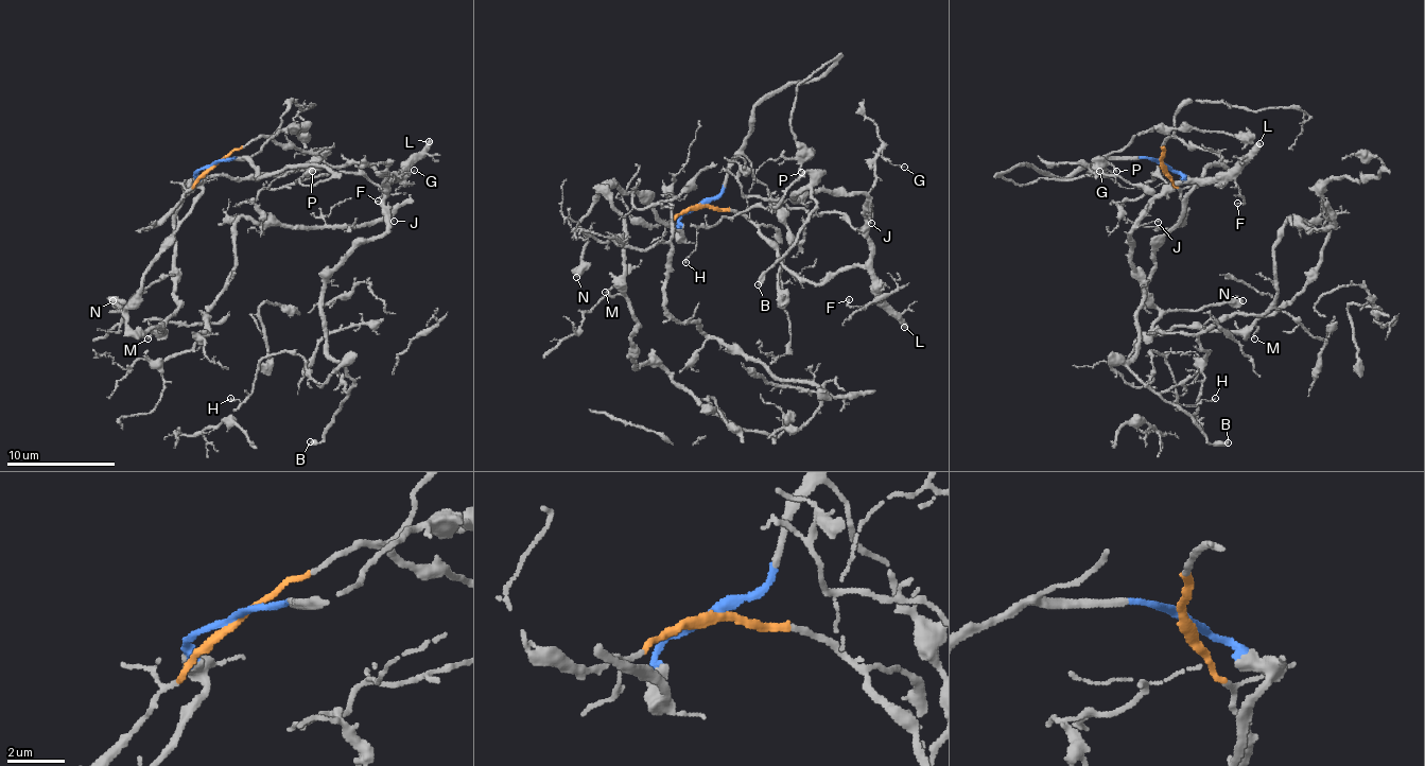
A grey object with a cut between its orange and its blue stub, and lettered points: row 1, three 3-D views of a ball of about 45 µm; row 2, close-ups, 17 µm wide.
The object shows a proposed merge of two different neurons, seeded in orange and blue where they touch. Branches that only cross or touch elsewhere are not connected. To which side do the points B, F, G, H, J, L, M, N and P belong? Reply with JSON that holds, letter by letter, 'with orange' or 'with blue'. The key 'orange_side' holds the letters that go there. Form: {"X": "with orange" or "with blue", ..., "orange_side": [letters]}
{"B": "with orange", "F": "with orange", "G": "with orange", "H": "with orange", "J": "with orange", "L": "with orange", "M": "with blue", "N": "with blue", "P": "with blue", "orange_side": ["B", "F", "G", "H", "J", "L"]}

